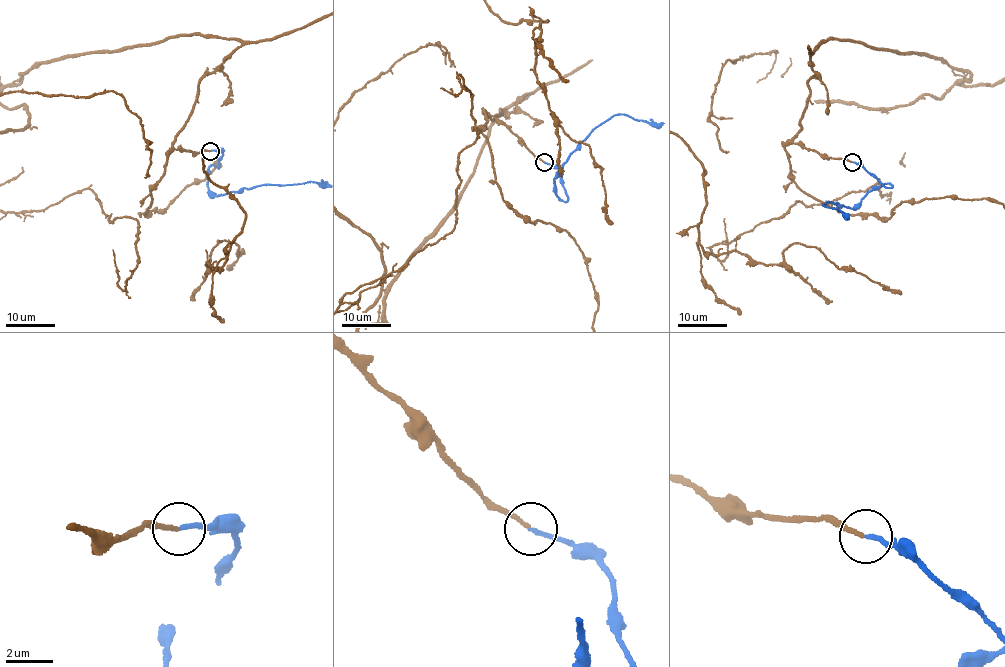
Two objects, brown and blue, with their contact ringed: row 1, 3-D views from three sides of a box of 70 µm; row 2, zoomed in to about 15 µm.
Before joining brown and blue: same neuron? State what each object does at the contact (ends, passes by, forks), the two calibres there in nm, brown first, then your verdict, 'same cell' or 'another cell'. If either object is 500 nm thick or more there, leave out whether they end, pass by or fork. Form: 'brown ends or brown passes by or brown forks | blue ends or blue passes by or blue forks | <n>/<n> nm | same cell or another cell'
brown ends | blue ends | 170/170 nm | same cell

